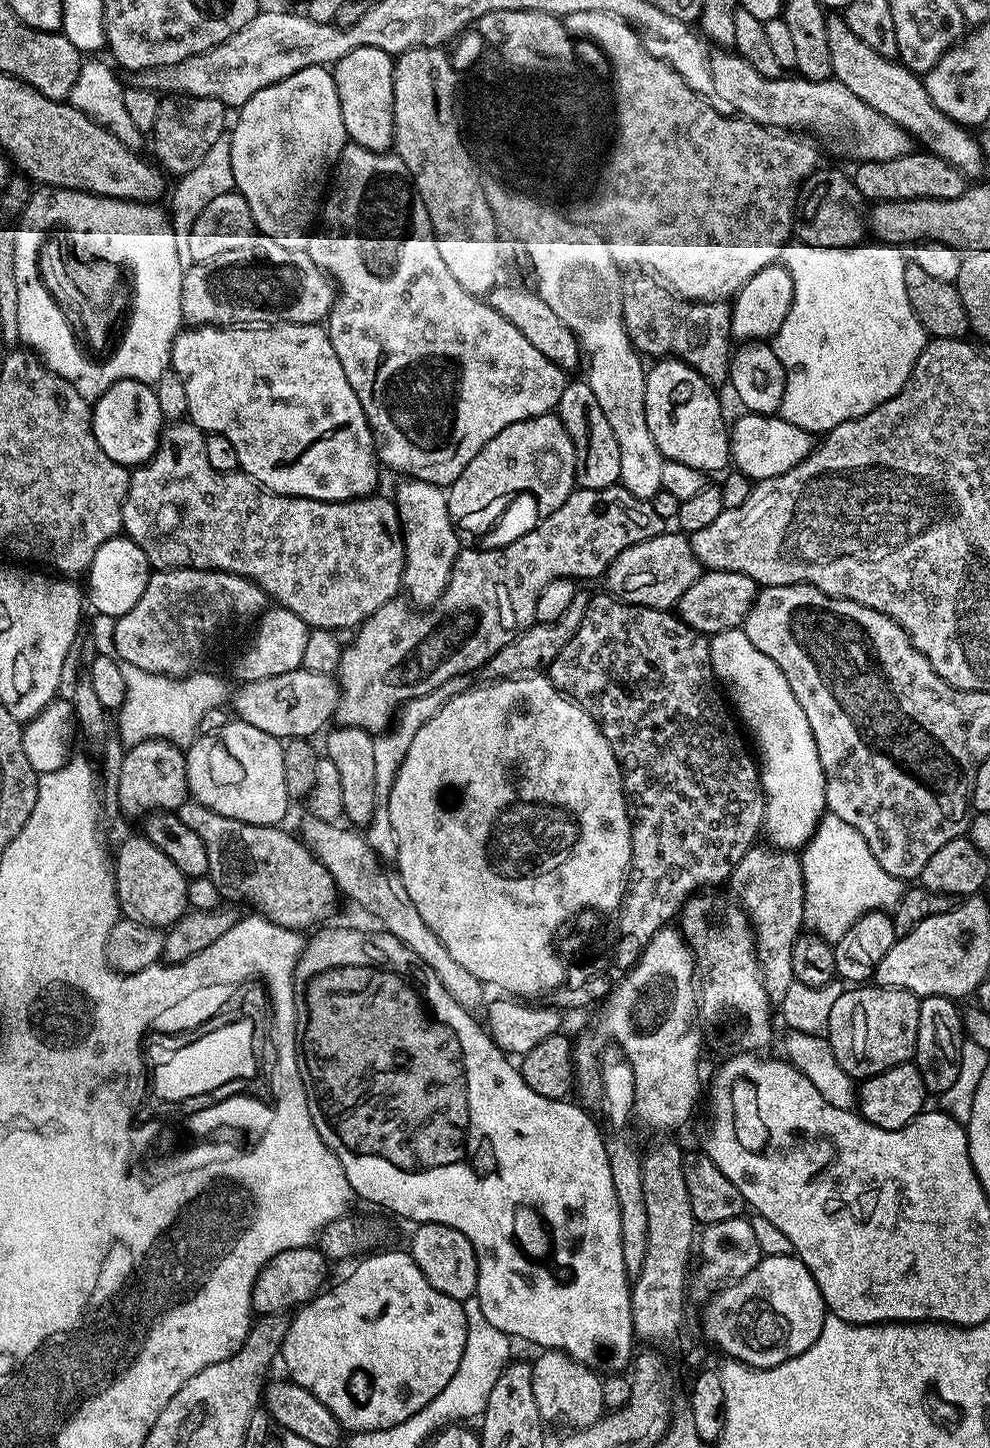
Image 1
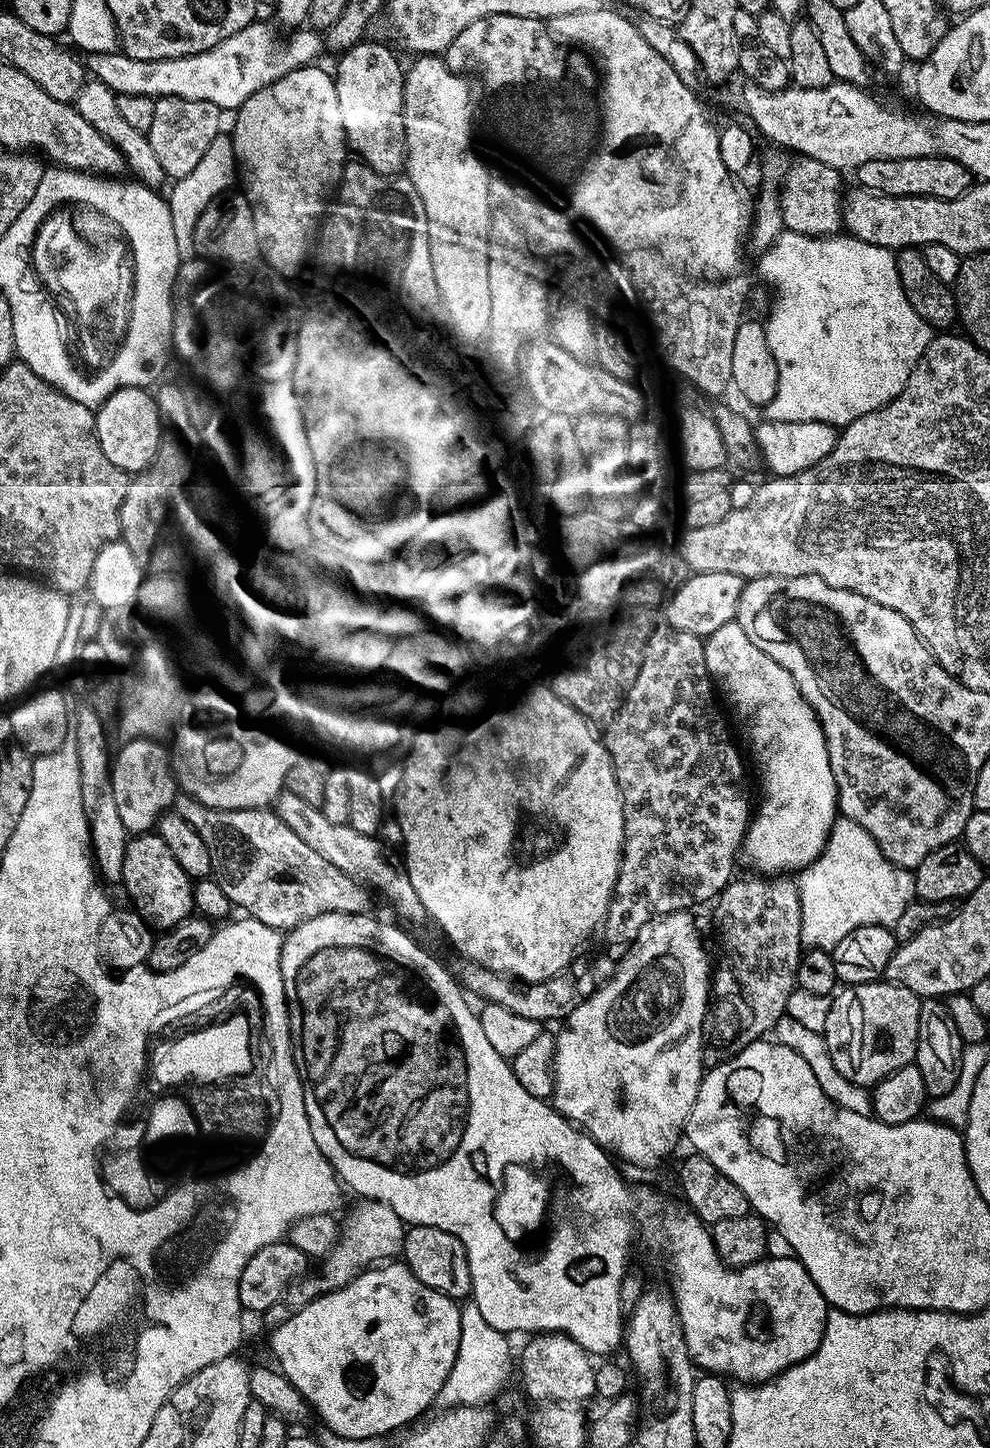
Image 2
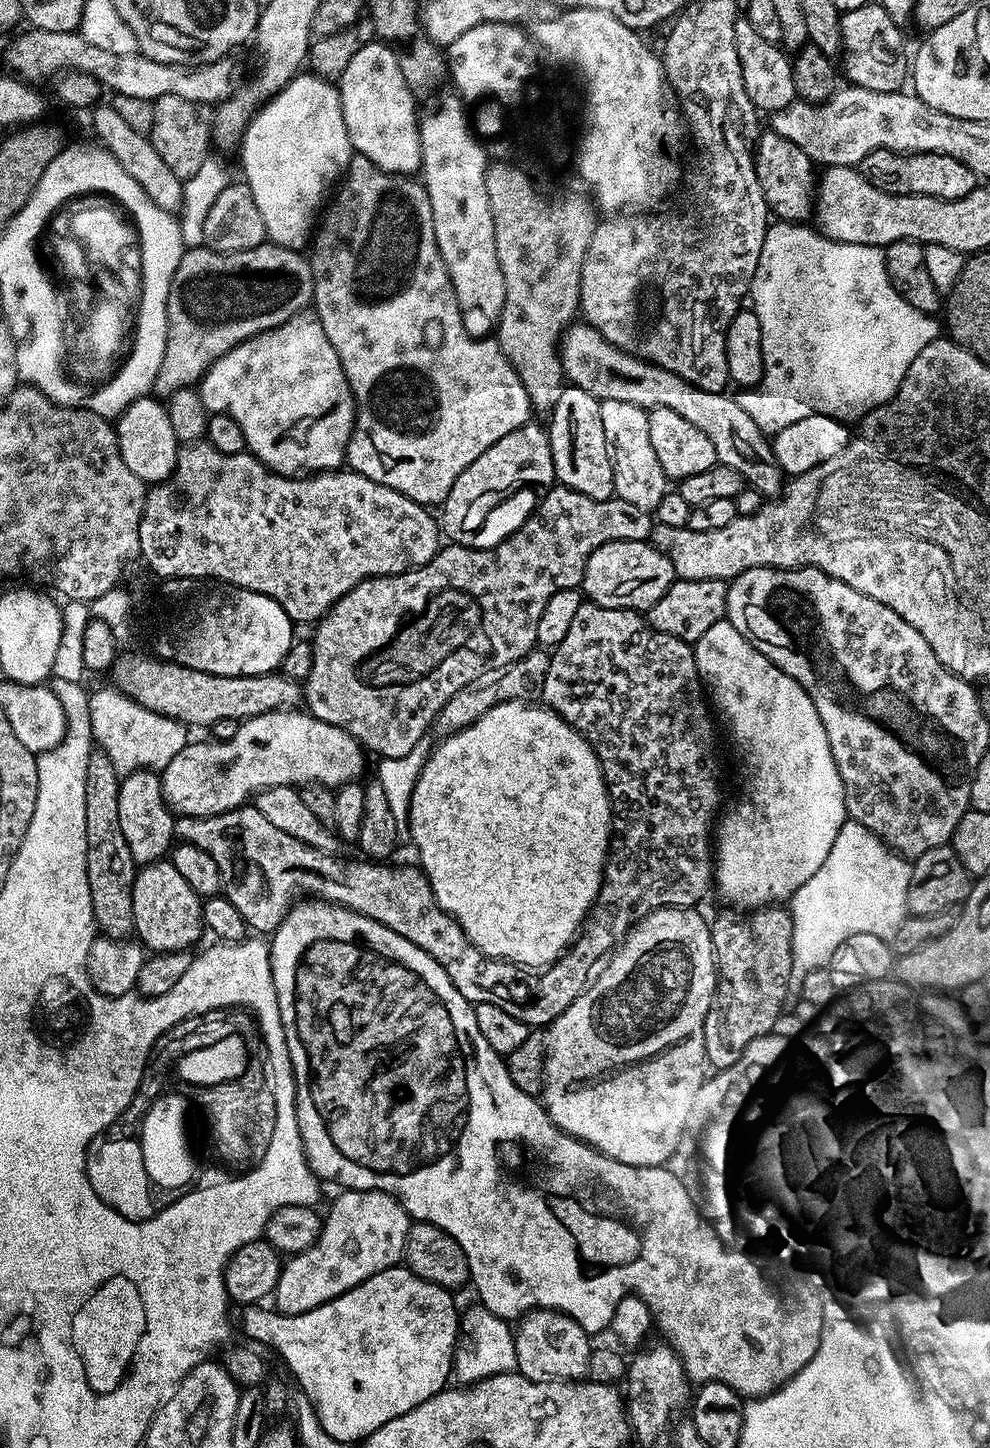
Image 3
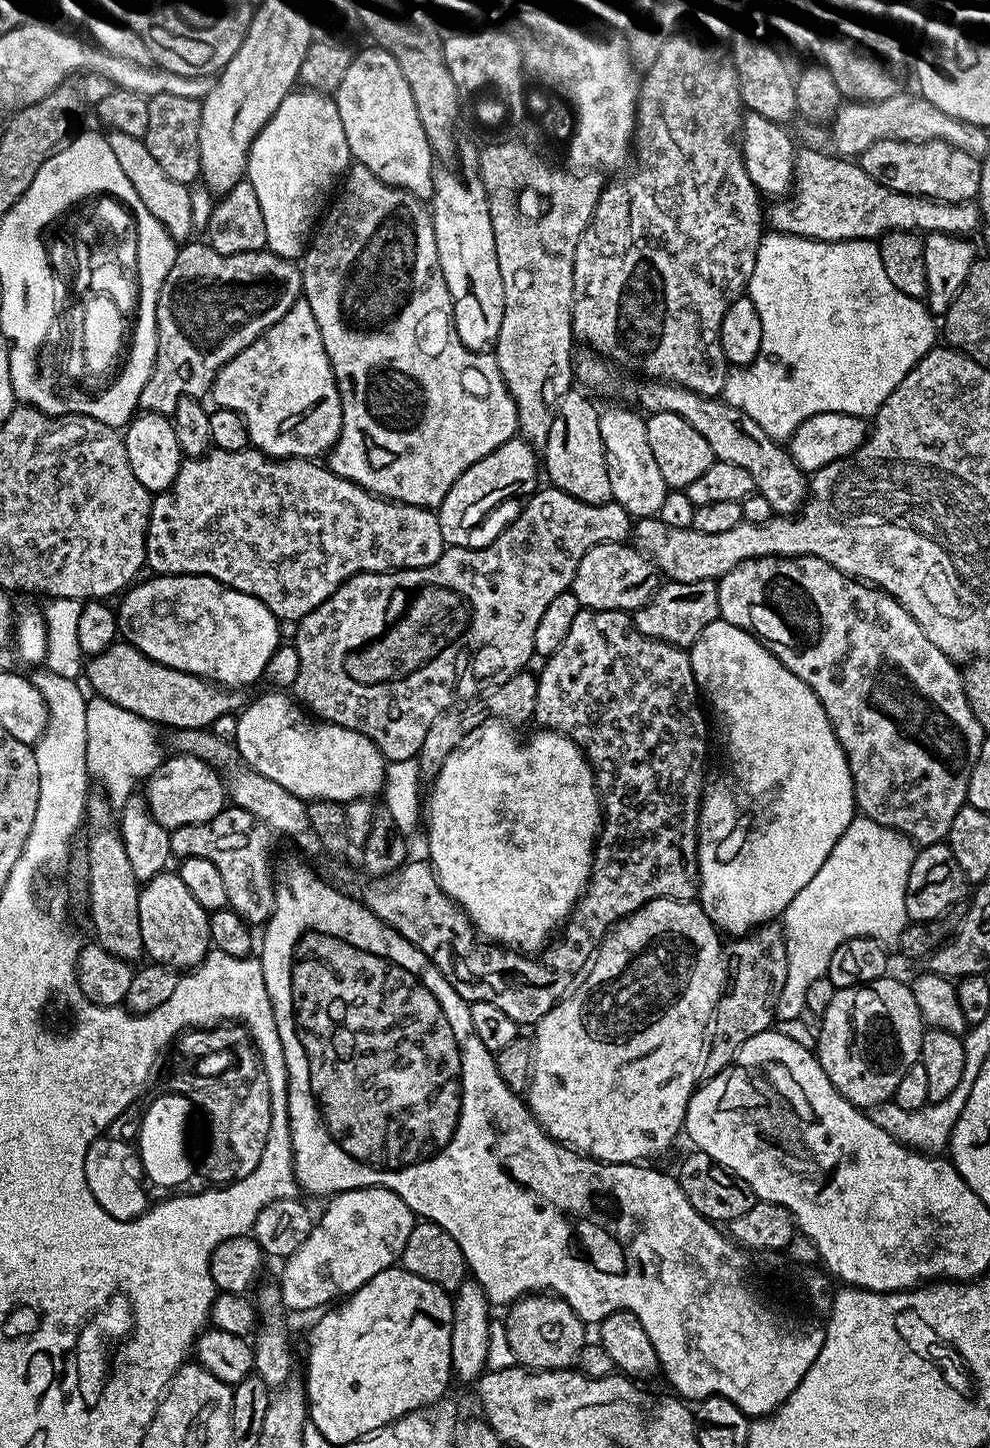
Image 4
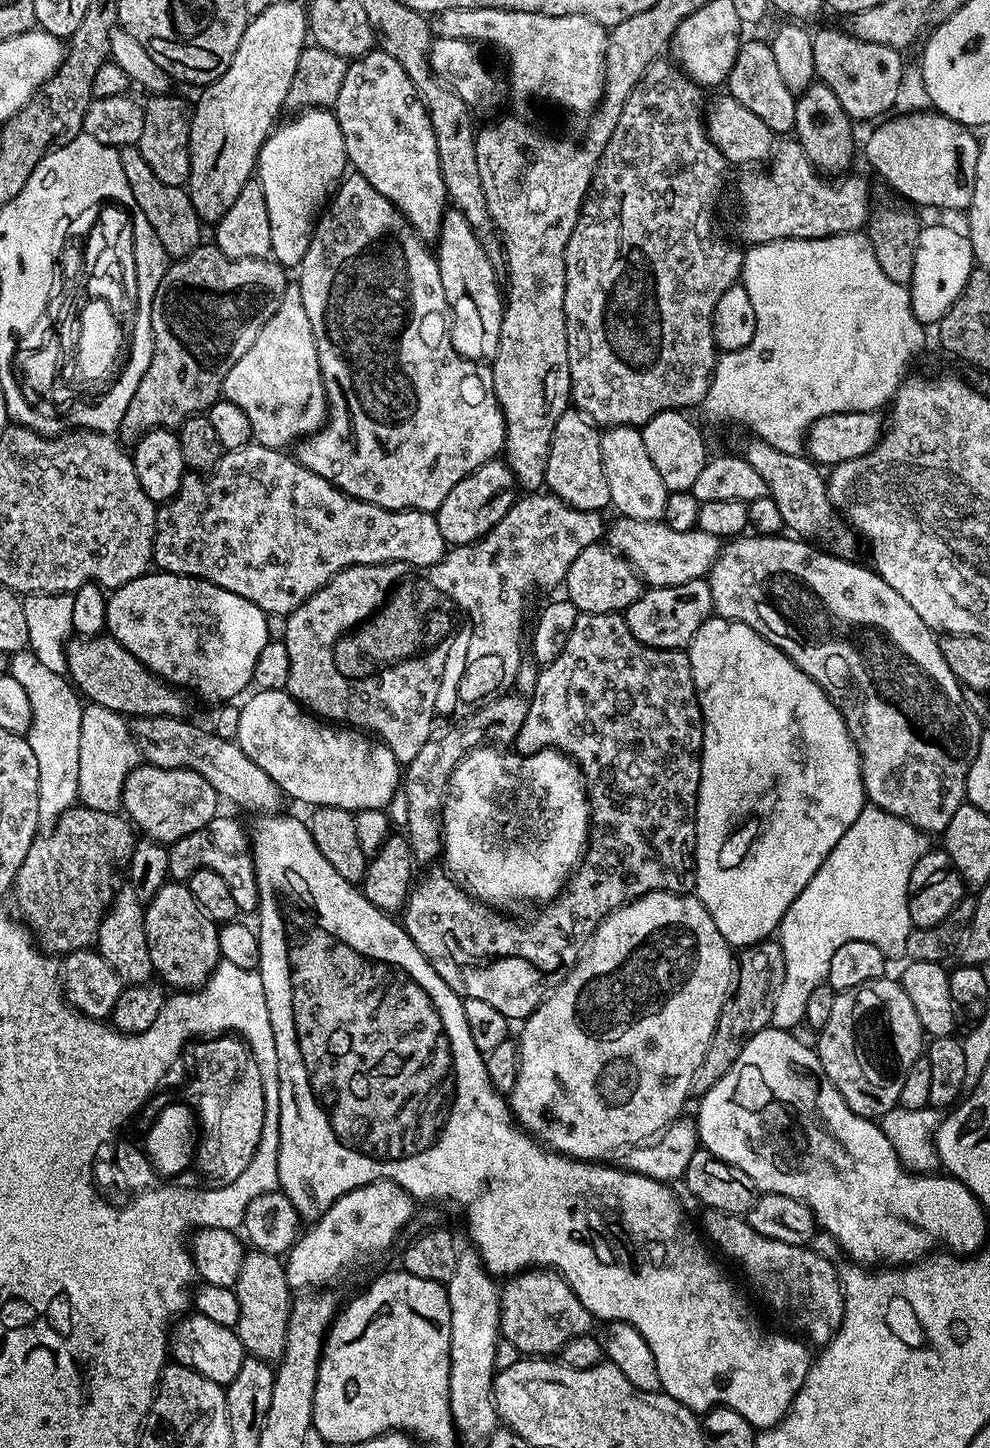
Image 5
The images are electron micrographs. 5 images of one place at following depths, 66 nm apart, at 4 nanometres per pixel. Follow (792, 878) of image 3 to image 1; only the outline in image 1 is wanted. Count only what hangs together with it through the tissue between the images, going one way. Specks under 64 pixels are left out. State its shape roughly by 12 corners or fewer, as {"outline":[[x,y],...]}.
{"outline":[[743,627],[715,633],[712,672],[754,748],[773,848],[826,815],[810,722]]}

